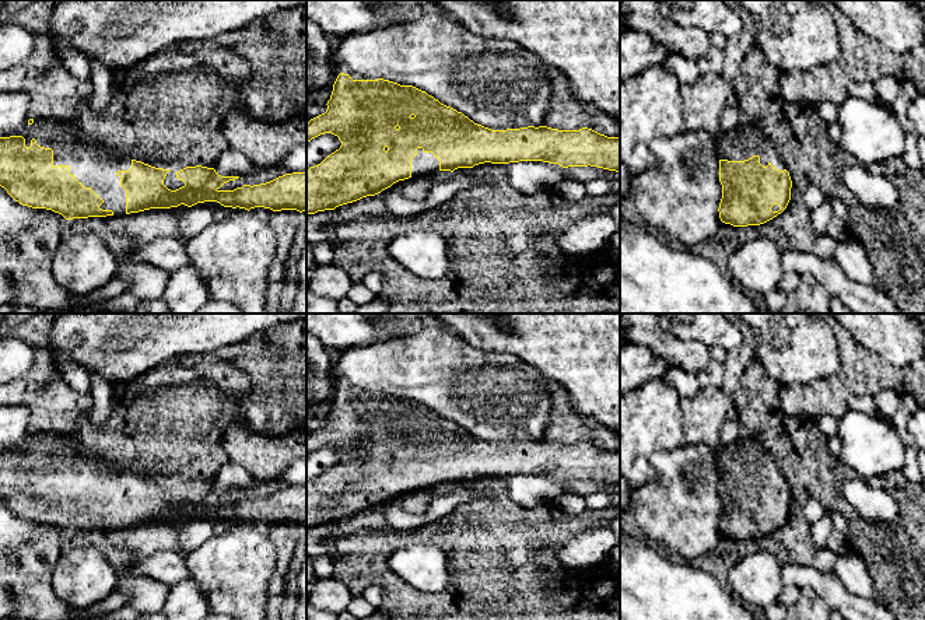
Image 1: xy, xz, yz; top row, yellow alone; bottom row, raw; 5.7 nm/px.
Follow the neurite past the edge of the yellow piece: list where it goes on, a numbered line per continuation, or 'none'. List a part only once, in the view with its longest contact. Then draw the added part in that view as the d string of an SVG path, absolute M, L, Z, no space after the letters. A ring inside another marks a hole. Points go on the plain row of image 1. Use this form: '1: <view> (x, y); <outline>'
1: xy (95, 480); M36 431L20 449L25 452L25 460L35 452L38 459L52 462L53 480L69 479L70 487L104 514L99 522L112 523L115 529L126 528L126 504L116 486L129 484L132 470L112 466L88 452L77 434Z

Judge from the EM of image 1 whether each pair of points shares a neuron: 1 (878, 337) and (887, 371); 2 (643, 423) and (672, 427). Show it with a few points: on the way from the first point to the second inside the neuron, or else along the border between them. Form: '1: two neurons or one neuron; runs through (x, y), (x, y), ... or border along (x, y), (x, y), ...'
1: two neurons; border along (858, 343), (880, 361), (910, 364)
2: one neuron; runs through (650, 423), (665, 427)

